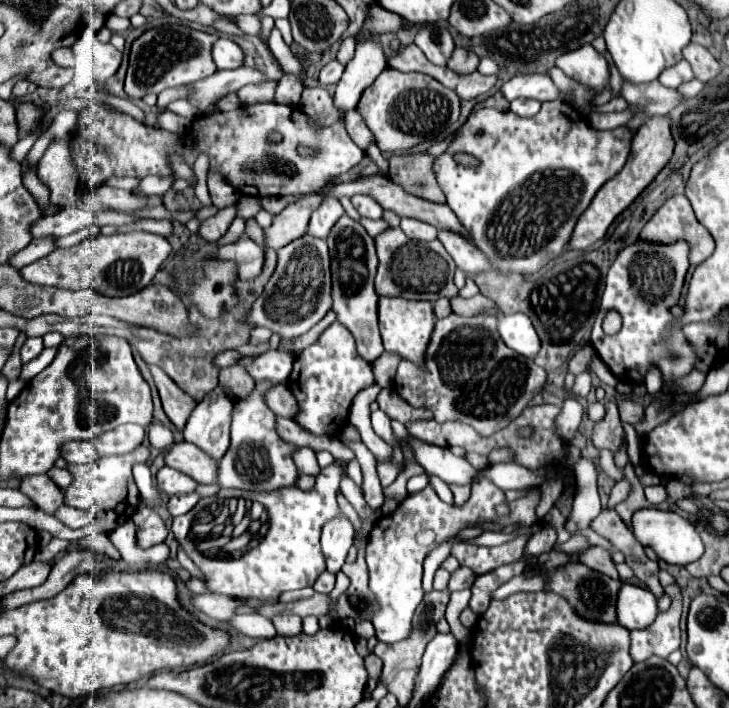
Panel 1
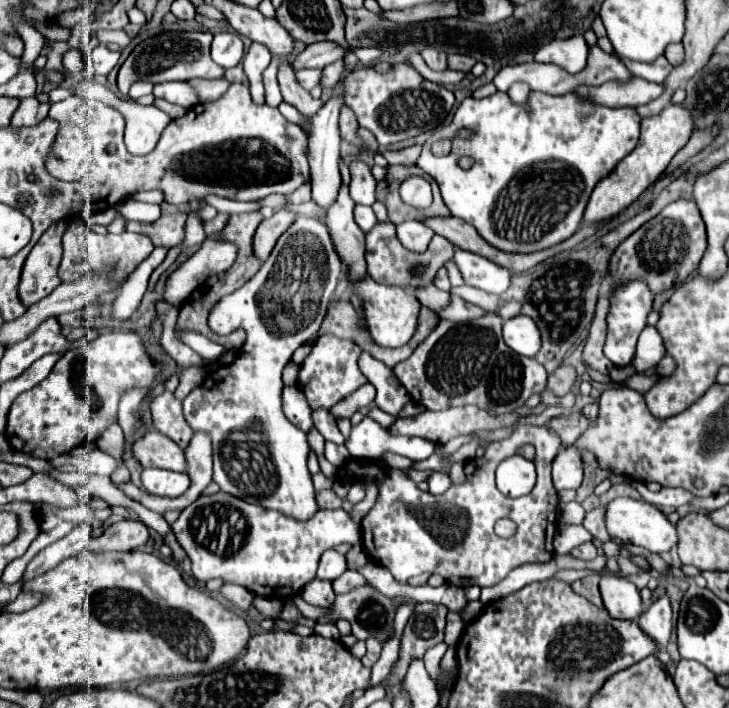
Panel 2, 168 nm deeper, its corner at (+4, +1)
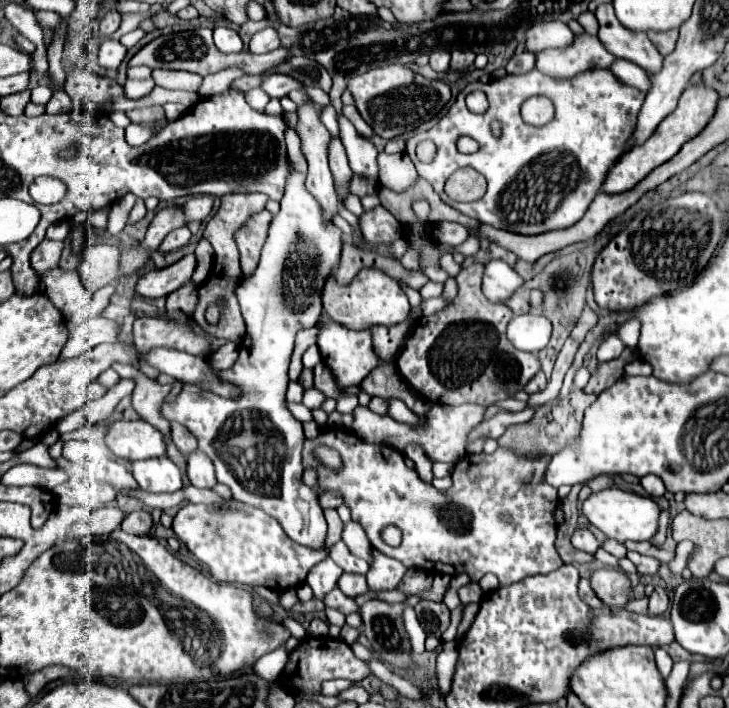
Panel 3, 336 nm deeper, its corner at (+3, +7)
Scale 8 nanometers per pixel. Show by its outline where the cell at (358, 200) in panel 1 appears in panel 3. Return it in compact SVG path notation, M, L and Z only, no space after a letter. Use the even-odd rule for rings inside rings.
M338 113L338 125L340 125L340 139L346 147L352 171L362 177L376 179L378 177L378 165L376 165L378 149L374 147L374 143L368 137L360 135L356 127L340 113Z

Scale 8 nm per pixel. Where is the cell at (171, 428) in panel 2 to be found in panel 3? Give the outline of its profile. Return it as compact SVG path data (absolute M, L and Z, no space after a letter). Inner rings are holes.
M172 423L172 441L180 449L180 453L184 453L184 457L188 457L196 449L196 437L180 423Z

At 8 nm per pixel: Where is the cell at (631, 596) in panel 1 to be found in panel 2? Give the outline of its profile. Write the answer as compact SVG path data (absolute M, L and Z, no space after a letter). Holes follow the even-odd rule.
M601 577L601 595L605 609L613 619L637 619L643 613L639 589L621 577Z

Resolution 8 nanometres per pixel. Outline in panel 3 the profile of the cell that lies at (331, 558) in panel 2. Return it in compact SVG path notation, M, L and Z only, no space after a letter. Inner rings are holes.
M326 557L318 565L314 565L314 569L310 569L306 583L312 587L314 597L318 601L324 601L324 597L336 587L340 575L342 575L342 569L330 557Z

